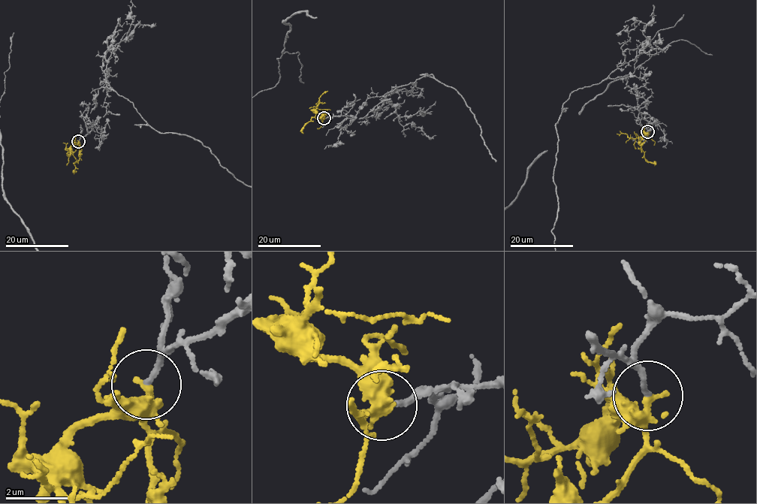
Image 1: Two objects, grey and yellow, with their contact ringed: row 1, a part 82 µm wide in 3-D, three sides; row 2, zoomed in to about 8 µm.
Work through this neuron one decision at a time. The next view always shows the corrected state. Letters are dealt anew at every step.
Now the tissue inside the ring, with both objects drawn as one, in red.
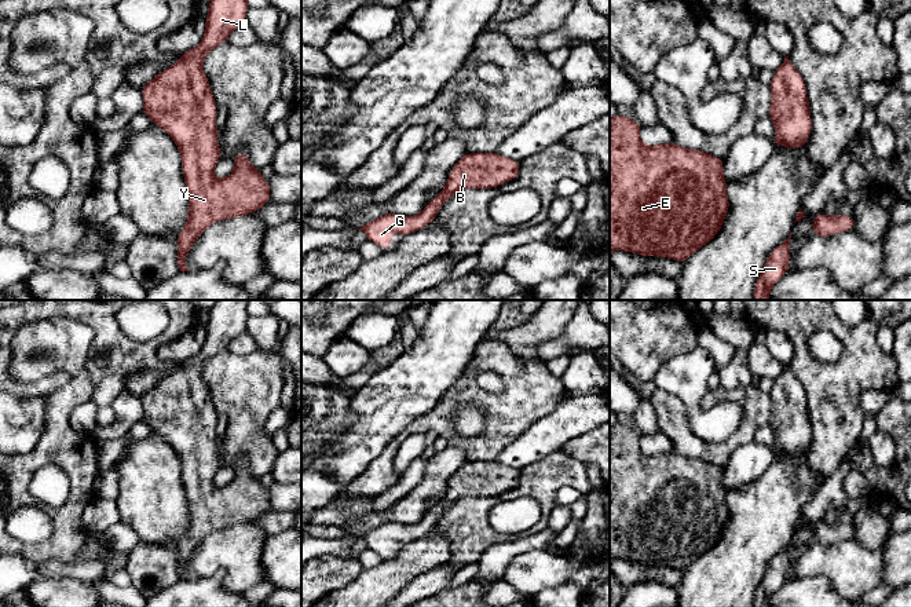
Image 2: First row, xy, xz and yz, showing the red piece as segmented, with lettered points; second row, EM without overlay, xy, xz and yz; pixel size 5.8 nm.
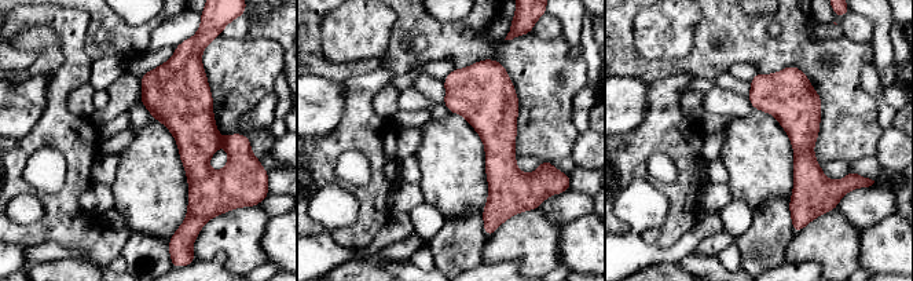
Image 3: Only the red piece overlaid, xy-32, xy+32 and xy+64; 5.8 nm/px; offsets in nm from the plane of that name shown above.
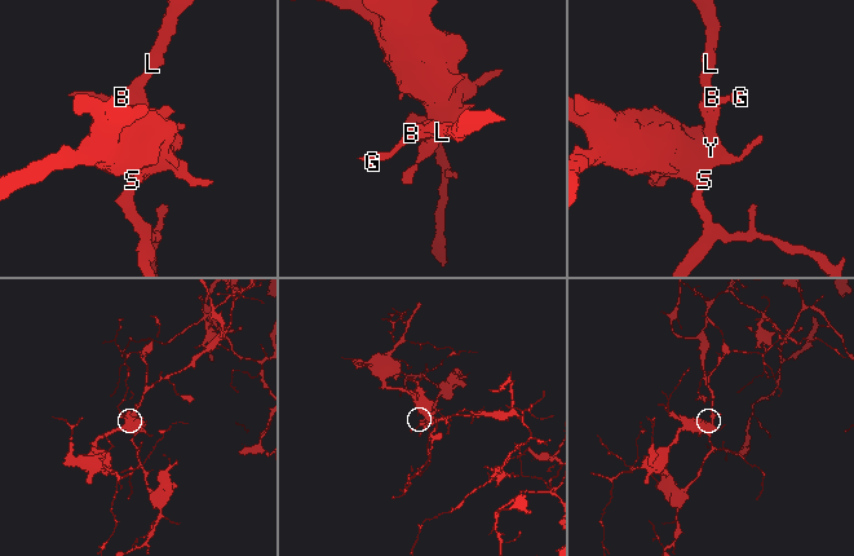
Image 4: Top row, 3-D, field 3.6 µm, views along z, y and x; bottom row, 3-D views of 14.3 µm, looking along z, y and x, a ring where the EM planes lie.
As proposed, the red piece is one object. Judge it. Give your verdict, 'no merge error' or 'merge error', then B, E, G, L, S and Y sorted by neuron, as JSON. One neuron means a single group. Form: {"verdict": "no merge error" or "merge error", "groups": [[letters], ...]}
{"verdict": "no merge error", "groups": [["B", "E", "G", "L", "S", "Y"]]}

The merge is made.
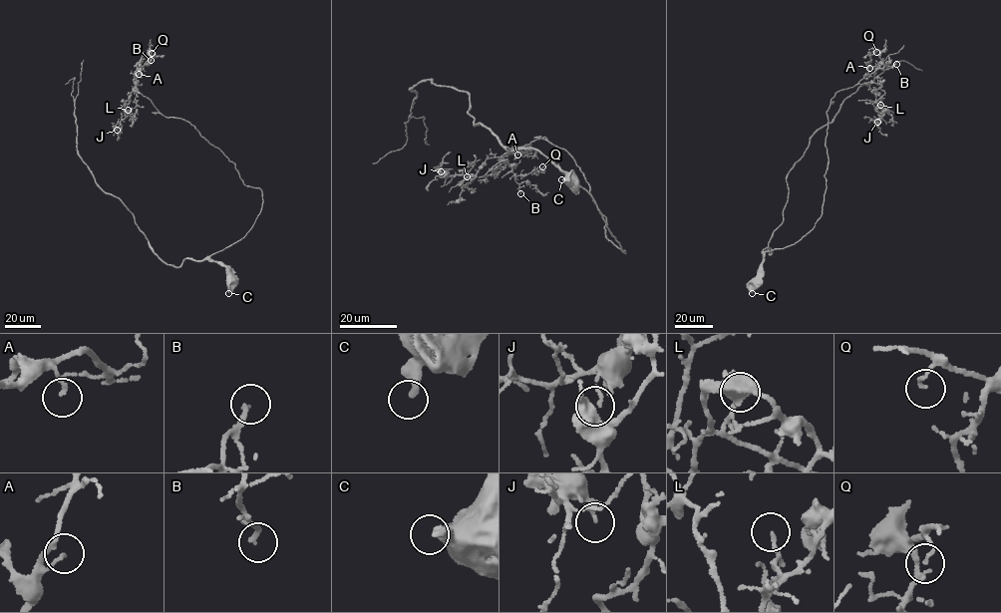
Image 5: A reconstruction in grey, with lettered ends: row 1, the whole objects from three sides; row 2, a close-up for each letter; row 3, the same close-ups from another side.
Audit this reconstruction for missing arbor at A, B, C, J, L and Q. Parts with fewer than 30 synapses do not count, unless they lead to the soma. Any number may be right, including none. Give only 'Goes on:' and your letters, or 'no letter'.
Goes on: no letter

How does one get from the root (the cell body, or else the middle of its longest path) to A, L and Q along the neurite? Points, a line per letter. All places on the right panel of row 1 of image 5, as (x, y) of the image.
A: (757, 284), (767, 251), (794, 244), (822, 216), (829, 161), (827, 111), (835, 93), (858, 83), (869, 68)
L: (757, 284), (767, 251), (794, 244), (822, 214), (832, 99), (875, 83), (884, 92), (880, 105)
Q: (757, 284), (767, 251), (794, 244), (822, 216), (829, 161), (827, 111), (836, 93), (884, 66), (876, 52)

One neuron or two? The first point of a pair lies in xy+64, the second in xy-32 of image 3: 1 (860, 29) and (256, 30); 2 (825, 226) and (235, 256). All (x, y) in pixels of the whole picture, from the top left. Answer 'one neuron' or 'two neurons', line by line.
1: two neurons
2: one neuron

